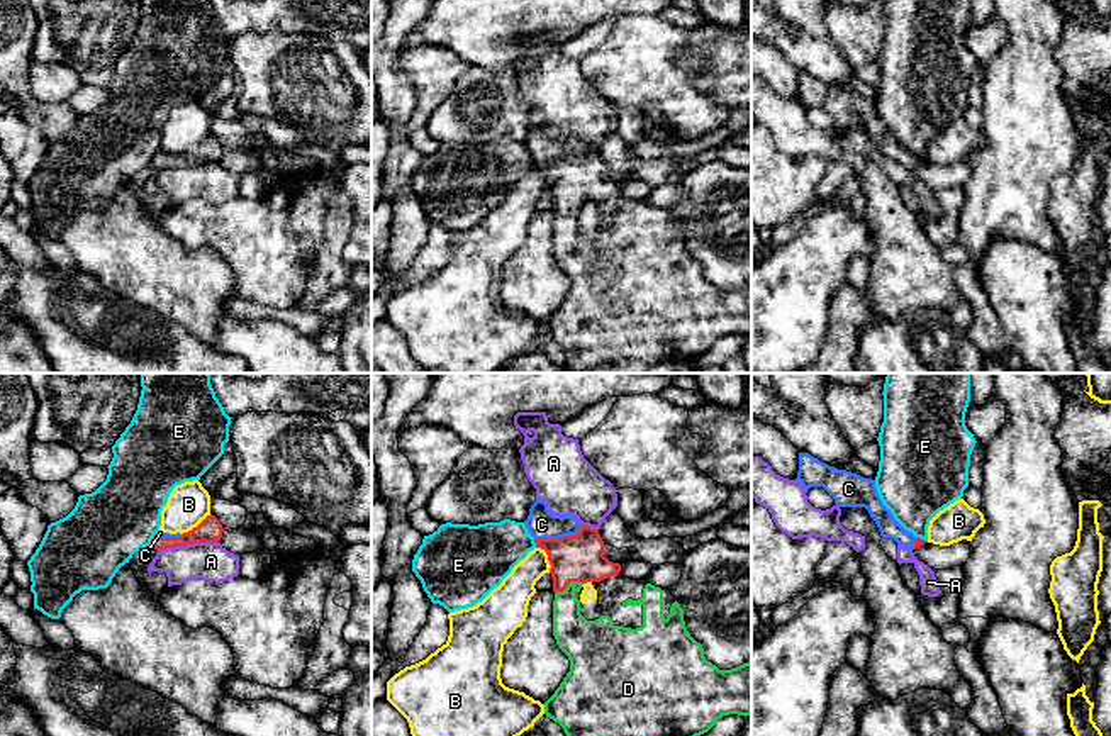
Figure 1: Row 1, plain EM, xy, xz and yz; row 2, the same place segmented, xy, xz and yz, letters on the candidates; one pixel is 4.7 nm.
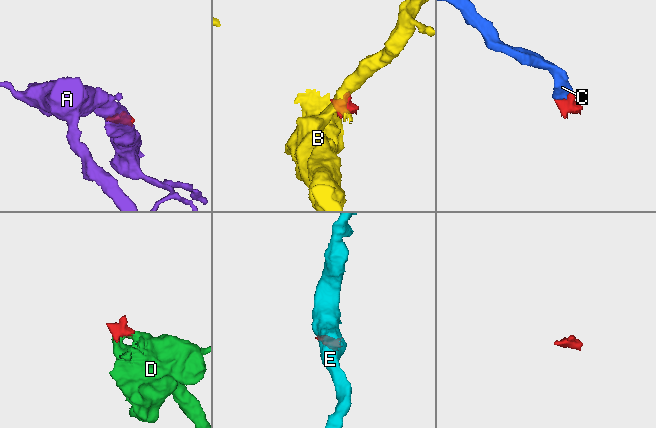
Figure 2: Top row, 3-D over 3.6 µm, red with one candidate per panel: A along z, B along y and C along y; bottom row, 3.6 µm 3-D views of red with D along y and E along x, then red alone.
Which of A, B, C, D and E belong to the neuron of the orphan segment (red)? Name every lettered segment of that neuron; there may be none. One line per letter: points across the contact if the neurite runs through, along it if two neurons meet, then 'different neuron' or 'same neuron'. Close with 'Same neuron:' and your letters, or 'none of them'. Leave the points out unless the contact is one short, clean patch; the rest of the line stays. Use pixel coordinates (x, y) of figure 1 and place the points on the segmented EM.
A: different neuron
B: border xz (536, 546), (545, 552), (550, 572); different neuron
C: way xz (574, 558), (574, 552), (560, 538), (541, 524); same neuron
D: way xz (574, 558), (569, 582), (569, 626), (574, 635); same neuron
E: border xz (533, 540), (536, 546); different neuron
Same neuron: C, D

